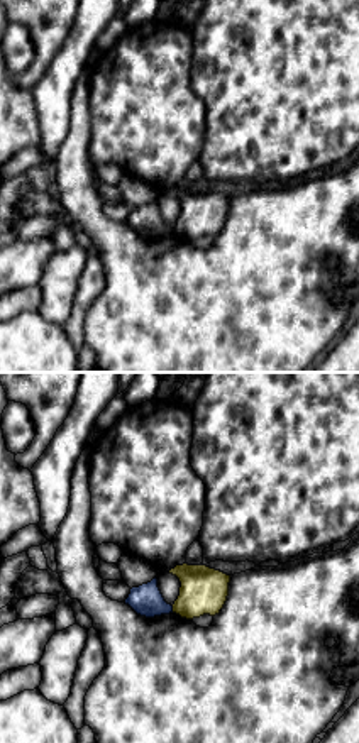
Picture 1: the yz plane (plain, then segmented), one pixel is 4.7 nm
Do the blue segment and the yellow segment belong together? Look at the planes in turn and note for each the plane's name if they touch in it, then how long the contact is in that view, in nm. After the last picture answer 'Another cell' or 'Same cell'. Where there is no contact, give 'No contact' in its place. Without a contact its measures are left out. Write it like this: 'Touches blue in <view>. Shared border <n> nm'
Touches blue in yz. Shared border 30 nm

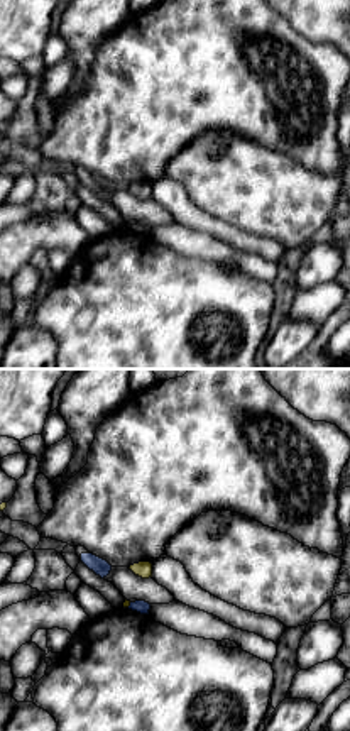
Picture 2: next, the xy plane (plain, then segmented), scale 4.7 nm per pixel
Touches blue in xy. Shared border 30 nm

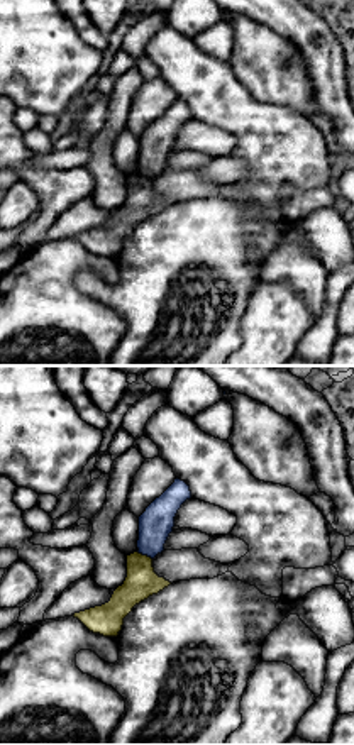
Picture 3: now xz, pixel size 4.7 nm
Touches blue in xz. Shared border 80 nm

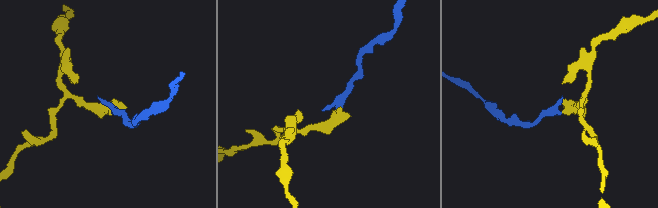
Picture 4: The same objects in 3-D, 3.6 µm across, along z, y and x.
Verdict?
Another cell

